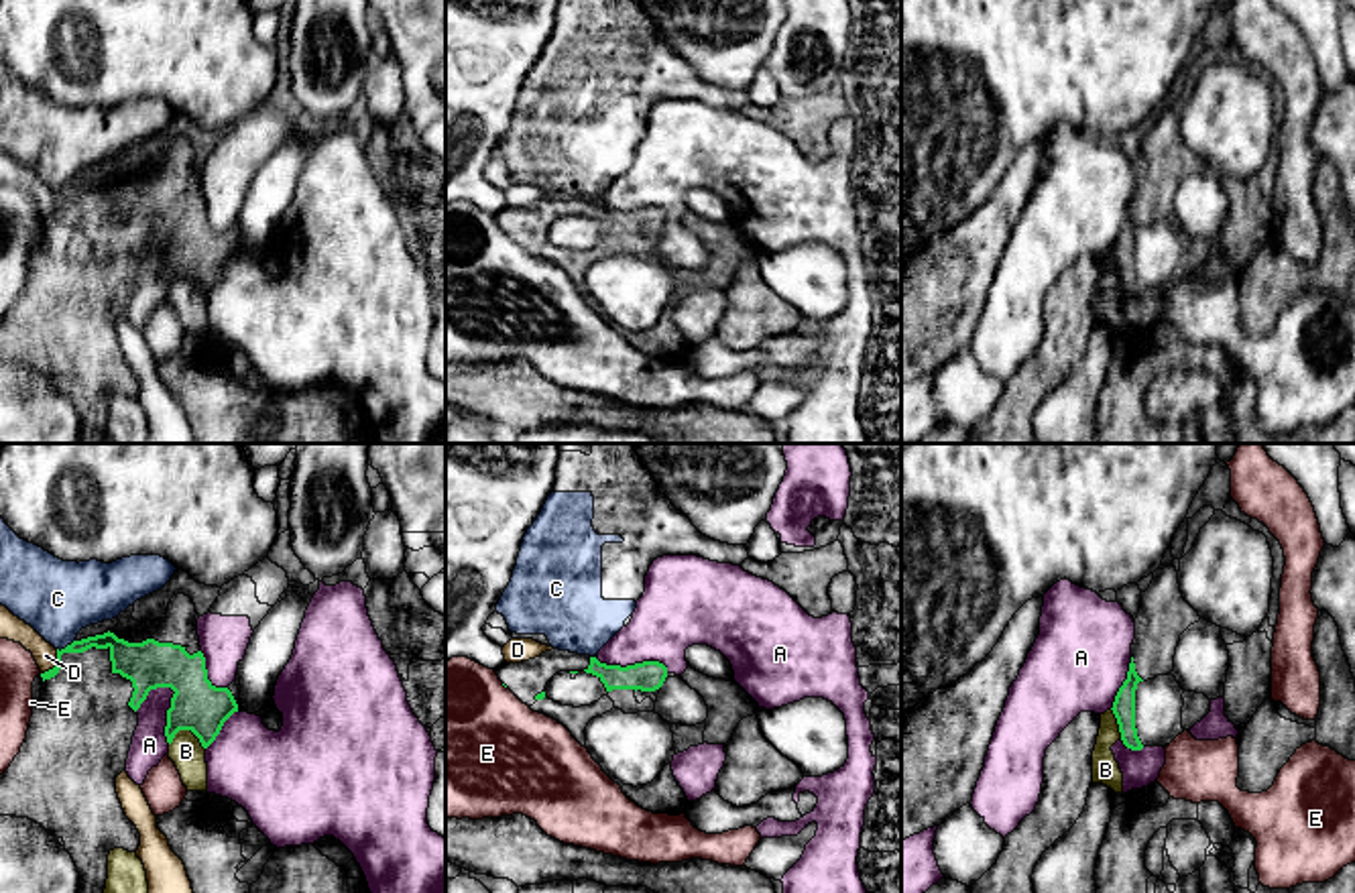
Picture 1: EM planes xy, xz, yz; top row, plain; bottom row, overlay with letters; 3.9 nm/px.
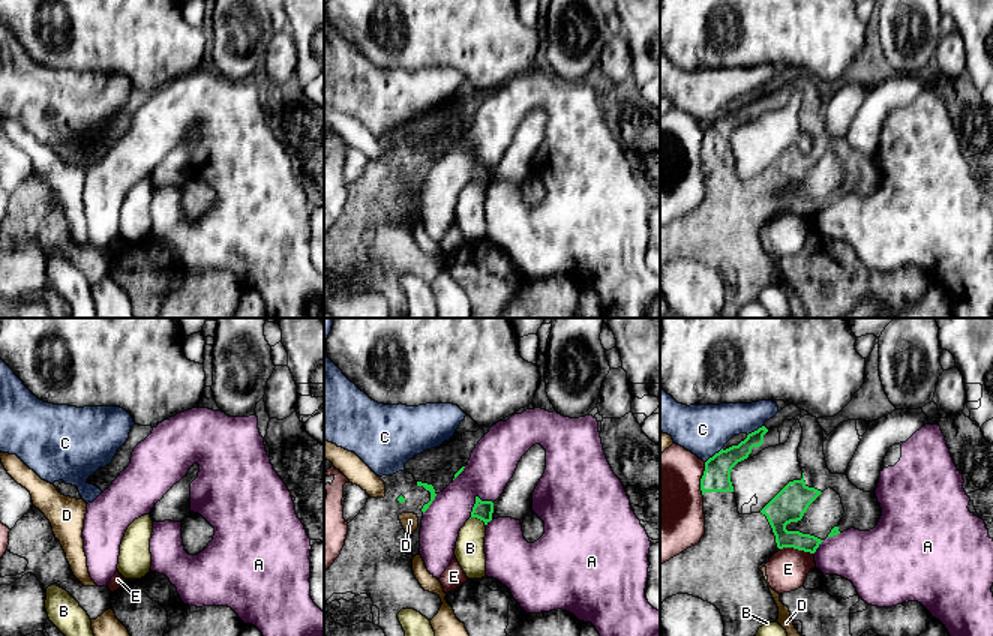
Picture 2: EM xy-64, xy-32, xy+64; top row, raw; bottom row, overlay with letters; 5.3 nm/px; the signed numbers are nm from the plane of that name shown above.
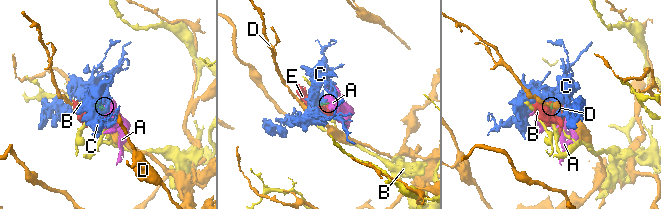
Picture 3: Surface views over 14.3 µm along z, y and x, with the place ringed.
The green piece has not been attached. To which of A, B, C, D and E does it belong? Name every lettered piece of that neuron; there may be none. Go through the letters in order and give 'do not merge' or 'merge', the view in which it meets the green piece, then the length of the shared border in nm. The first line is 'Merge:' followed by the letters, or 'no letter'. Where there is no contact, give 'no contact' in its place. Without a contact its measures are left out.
Merge: no letter
A: do not merge; meets green in xy; contact 240 nm long
B: do not merge; meets green in xy; contact 150 nm long
C: do not merge; meets green in xy; contact 90 nm long
D: do not merge; meets green in xy; contact 120 nm long
E: do not merge; no contact

